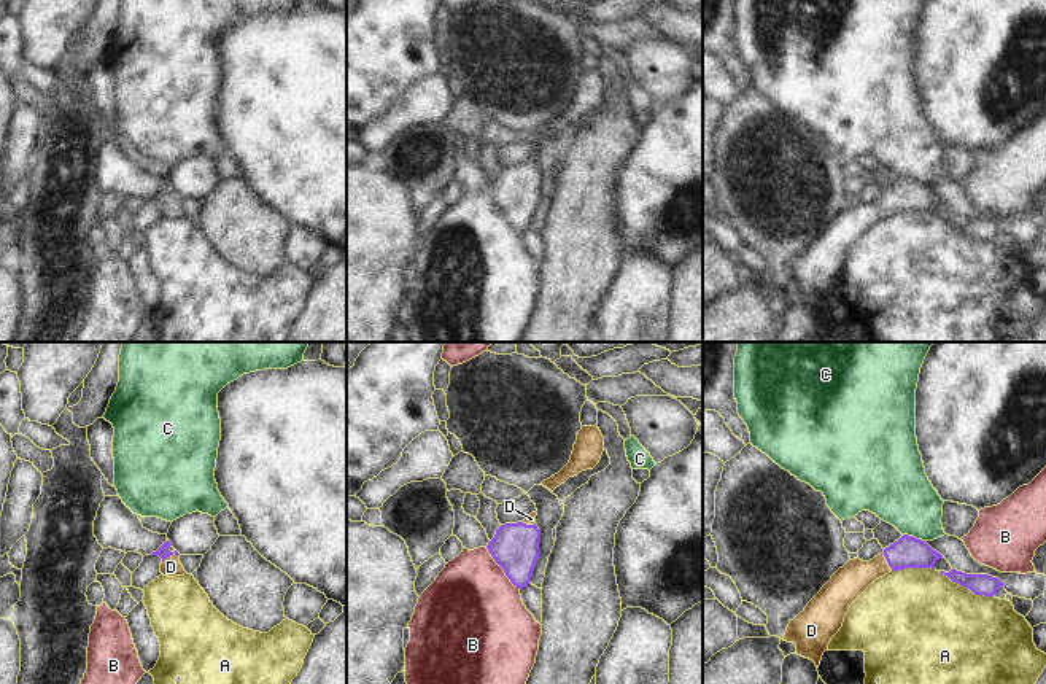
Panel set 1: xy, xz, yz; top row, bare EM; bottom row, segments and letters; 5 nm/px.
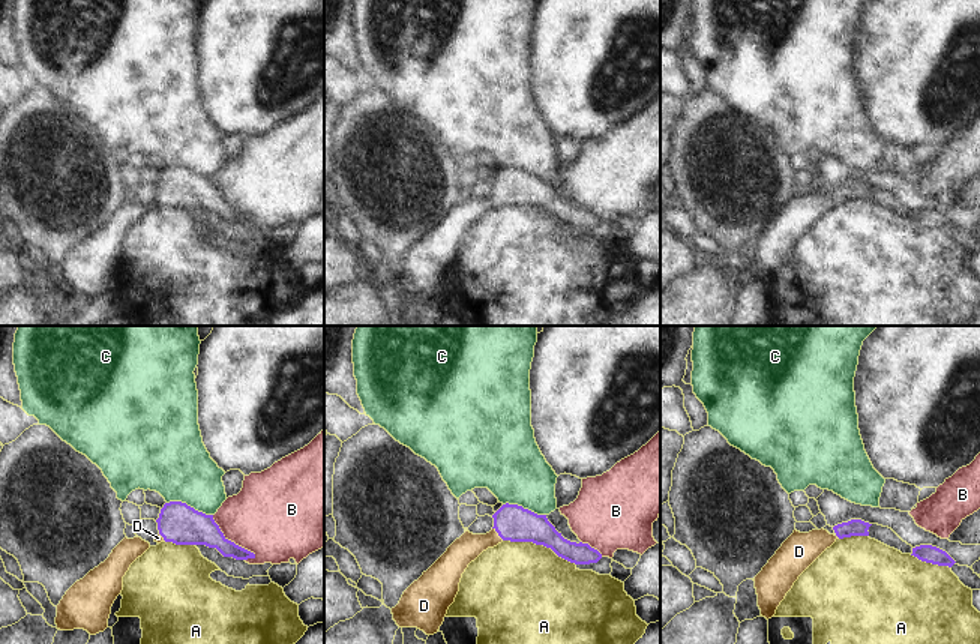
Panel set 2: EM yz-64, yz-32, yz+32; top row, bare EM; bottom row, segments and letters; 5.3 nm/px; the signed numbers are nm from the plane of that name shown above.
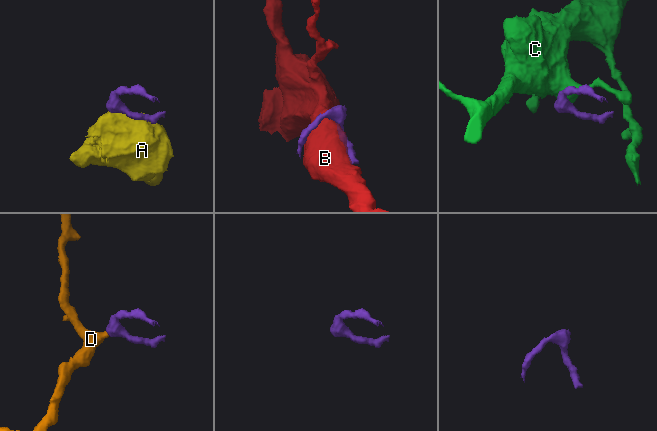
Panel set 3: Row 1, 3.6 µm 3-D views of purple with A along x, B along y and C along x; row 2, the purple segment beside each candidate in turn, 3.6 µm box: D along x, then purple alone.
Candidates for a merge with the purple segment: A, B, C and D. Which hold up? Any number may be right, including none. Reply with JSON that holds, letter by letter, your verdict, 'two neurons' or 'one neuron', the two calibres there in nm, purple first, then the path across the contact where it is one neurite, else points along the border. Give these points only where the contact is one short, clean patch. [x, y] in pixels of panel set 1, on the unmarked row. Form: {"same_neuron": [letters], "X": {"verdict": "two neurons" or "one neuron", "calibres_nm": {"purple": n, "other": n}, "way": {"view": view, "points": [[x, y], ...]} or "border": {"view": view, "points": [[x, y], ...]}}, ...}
{"same_neuron": ["D"], "A": {"verdict": "two neurons", "calibres_nm": {"purple": 110, "other": 500}}, "B": {"verdict": "two neurons", "calibres_nm": {"purple": 240, "other": 460}}, "C": {"verdict": "two neurons", "calibres_nm": {"purple": 160, "other": 320}}, "D": {"verdict": "one neuron", "calibres_nm": {"purple": 160, "other": 170}, "way": {"view": "yz", "points": [[906, 196], [887, 205], [856, 220]]}}}

